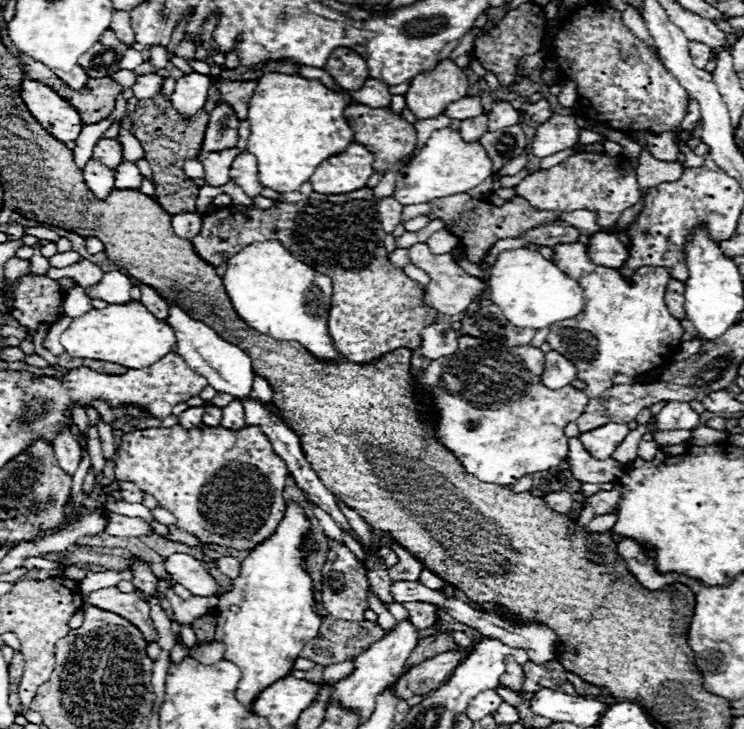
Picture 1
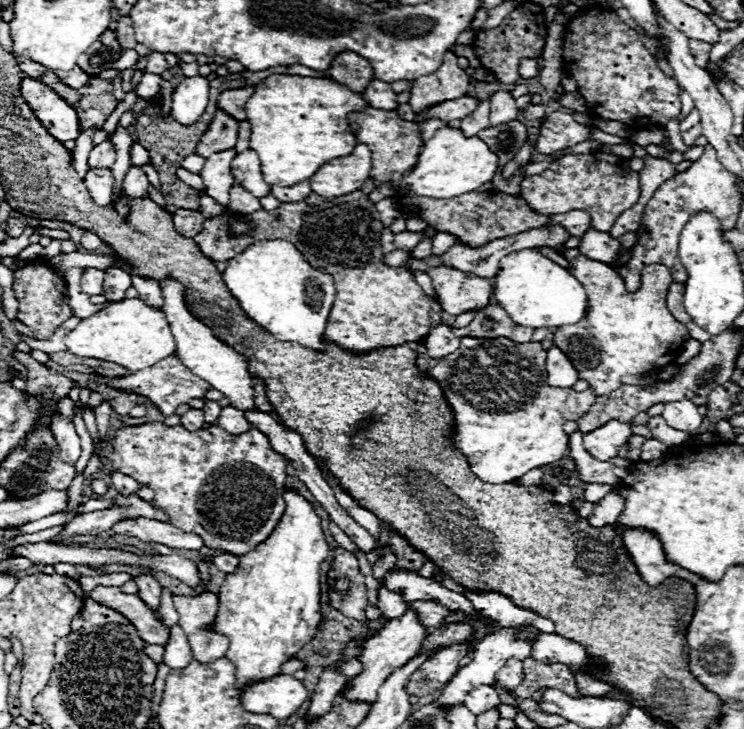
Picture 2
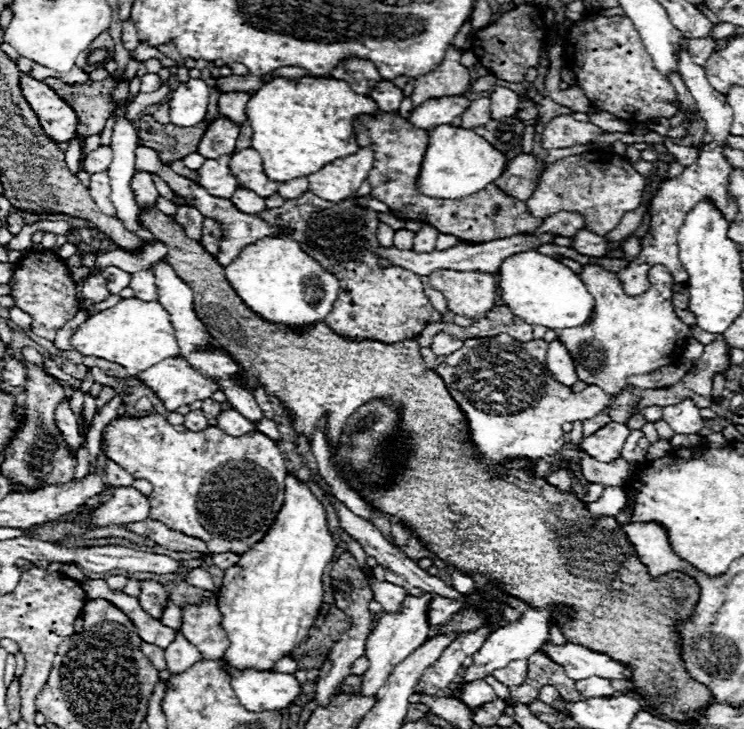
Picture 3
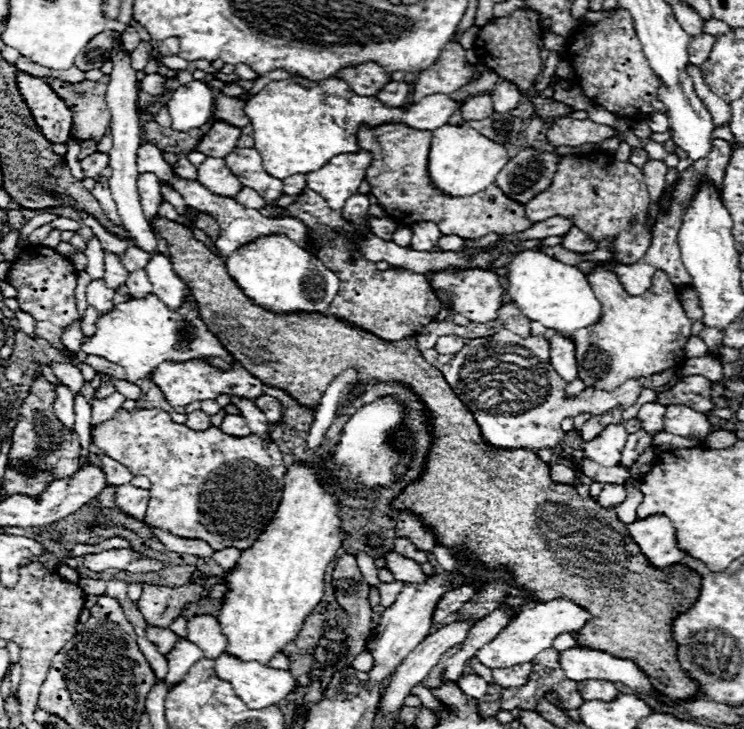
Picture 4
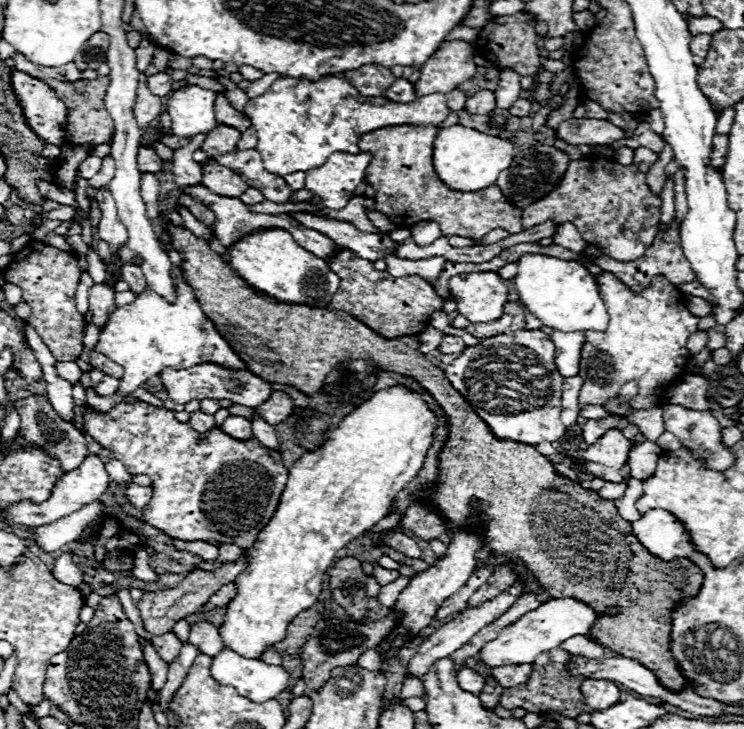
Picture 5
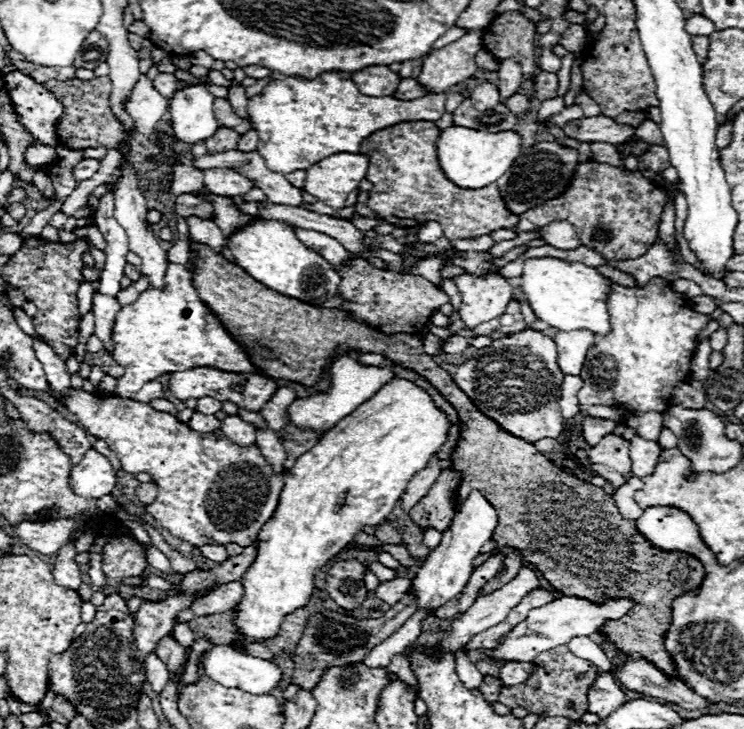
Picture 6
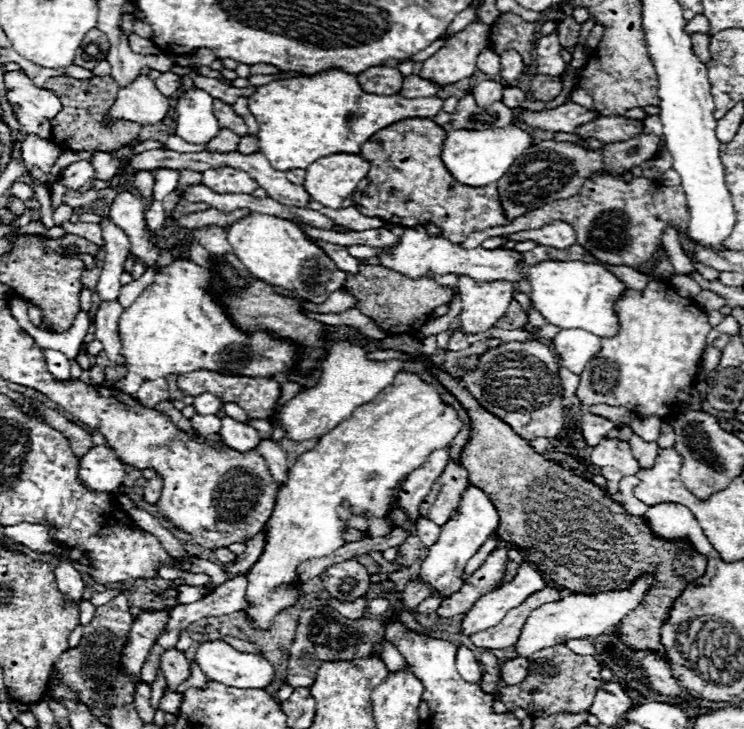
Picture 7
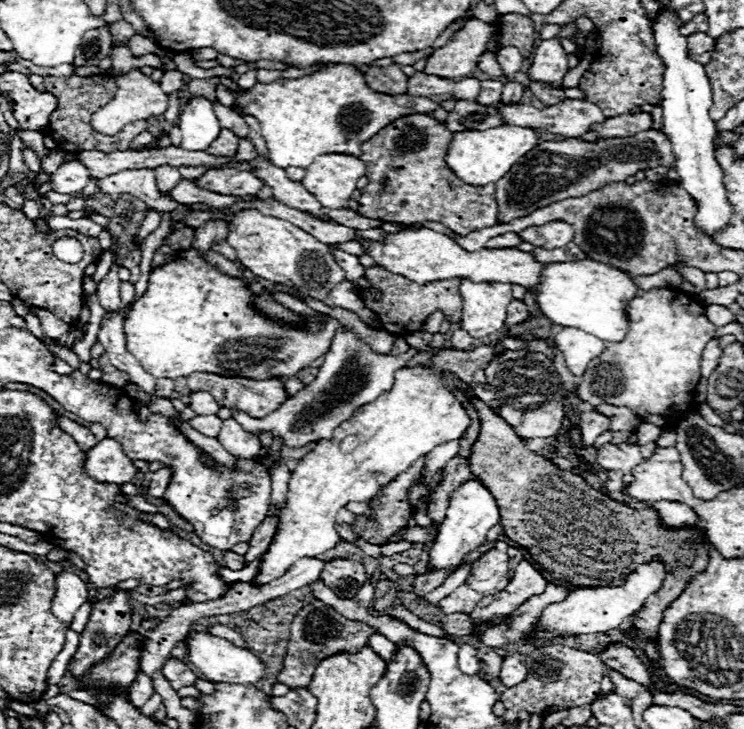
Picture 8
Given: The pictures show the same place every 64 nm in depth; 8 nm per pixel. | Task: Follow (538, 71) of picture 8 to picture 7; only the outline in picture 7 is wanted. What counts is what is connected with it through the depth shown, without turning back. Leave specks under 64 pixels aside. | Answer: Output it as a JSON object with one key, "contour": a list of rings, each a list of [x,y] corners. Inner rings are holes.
{"contour":[[[558,32],[542,36],[536,42],[536,72],[548,76],[560,76],[564,72],[564,60],[560,56],[560,50],[562,46],[558,42]]]}

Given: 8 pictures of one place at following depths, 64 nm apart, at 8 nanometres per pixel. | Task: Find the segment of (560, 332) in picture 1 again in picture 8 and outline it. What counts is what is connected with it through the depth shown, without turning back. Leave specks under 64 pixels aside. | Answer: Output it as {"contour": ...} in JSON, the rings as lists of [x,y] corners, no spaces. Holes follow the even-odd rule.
{"contour":[[[652,288],[650,292],[638,292],[626,306],[628,332],[622,342],[606,342],[606,350],[594,358],[586,372],[582,374],[582,384],[578,386],[578,398],[598,406],[602,402],[612,406],[626,406],[634,410],[644,422],[654,422],[662,428],[674,428],[692,408],[692,392],[700,380],[700,358],[702,350],[712,340],[716,326],[704,316],[702,304],[690,296],[680,296],[680,292],[668,288]]]}

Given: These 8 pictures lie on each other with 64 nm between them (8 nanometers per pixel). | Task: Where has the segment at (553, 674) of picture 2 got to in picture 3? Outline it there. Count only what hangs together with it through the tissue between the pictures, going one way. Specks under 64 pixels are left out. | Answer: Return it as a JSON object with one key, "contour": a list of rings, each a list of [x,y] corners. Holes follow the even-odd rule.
{"contour":[[[534,654],[528,658],[528,676],[522,686],[510,688],[512,700],[530,704],[532,700],[536,700],[538,690],[546,684],[554,686],[566,700],[582,700],[582,694],[574,686],[576,682],[566,676],[560,664],[548,660],[544,654]]]}

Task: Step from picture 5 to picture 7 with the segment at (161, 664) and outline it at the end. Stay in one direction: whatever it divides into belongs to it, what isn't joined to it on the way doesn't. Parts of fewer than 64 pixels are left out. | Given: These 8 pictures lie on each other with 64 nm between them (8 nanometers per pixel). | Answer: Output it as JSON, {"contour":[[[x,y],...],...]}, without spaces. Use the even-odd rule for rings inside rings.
{"contour":[[[162,670],[157,674],[151,687],[151,704],[154,708],[158,708],[158,702],[160,702],[160,698],[164,695],[164,688],[166,688],[166,678],[164,678],[164,672]]]}

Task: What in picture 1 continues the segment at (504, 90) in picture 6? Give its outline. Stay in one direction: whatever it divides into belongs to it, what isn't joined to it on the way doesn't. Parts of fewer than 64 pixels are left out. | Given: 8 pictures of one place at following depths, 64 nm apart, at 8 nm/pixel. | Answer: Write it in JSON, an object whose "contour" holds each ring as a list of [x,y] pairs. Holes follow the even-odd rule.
{"contour":[[[496,102],[496,106],[492,108],[490,116],[488,116],[488,130],[490,132],[496,132],[496,130],[504,130],[508,126],[514,126],[518,124],[520,120],[520,112],[514,110],[510,106],[510,102]]]}

